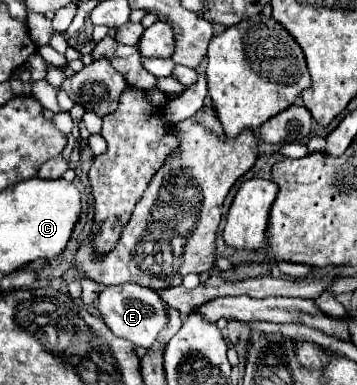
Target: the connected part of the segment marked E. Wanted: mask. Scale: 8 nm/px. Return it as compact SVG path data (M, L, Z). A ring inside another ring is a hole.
M122 283L118 287L104 287L102 293L98 295L96 309L116 337L128 339L134 343L134 347L144 347L144 349L148 349L156 341L158 333L166 327L166 321L168 321L166 319L166 305L158 297L158 293L152 289L140 287L136 283Z

